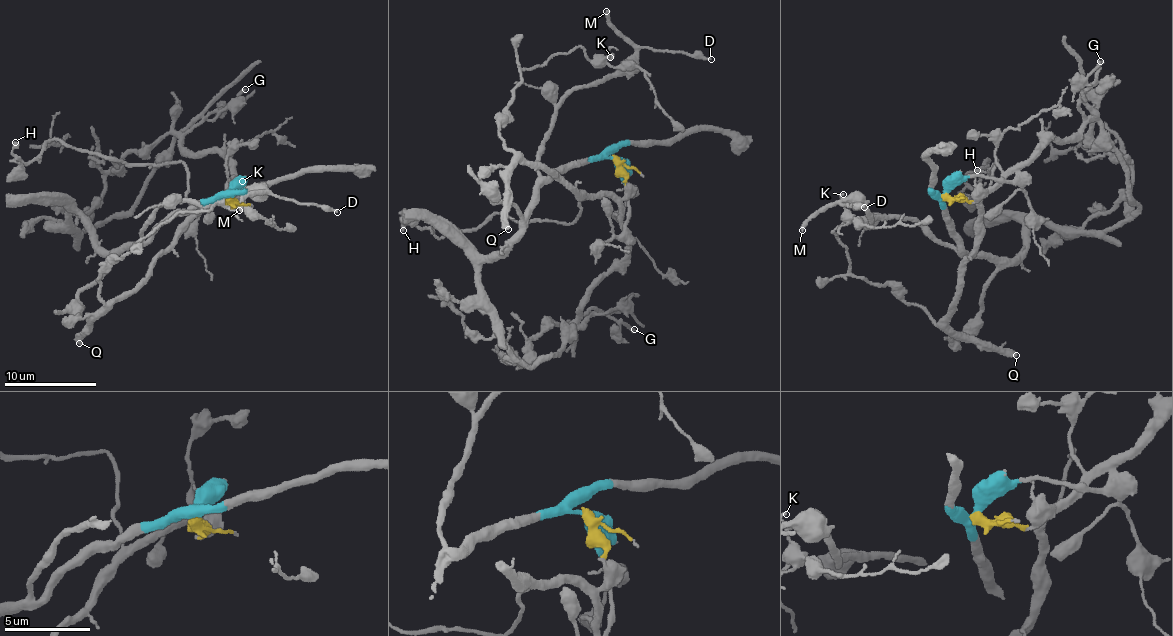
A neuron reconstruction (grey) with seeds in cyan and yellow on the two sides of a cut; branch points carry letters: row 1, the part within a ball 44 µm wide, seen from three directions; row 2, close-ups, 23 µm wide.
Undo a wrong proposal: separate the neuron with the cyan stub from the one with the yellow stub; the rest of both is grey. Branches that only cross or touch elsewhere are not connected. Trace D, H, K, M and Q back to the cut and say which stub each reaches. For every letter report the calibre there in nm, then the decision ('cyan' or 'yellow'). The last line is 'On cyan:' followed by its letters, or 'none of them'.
D: 200 nm thick; cyan
H: 360 nm thick; yellow
K: 110 nm thick; yellow
M: 300 nm thick; cyan
Q: 440 nm thick; yellow
On cyan: D, M

